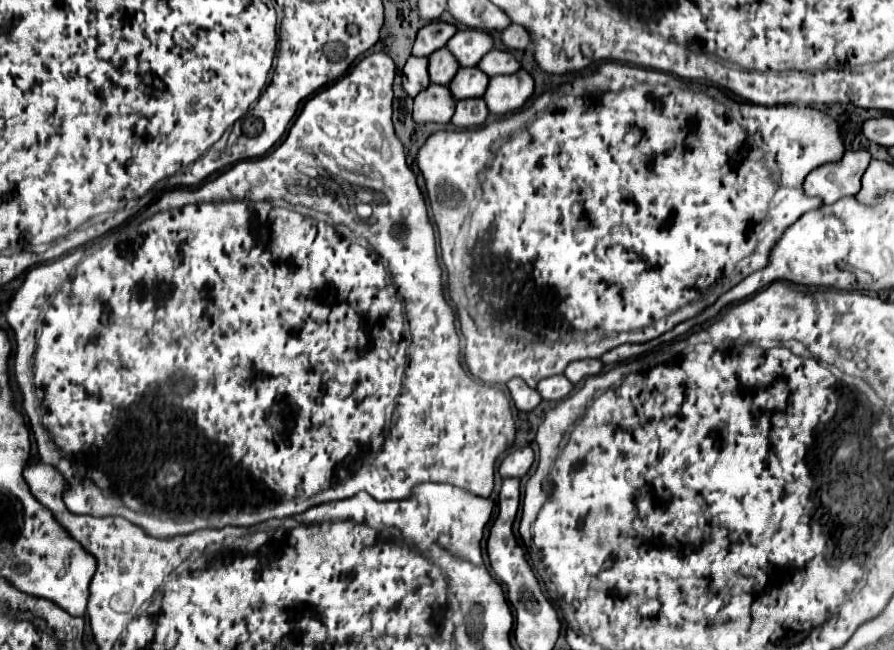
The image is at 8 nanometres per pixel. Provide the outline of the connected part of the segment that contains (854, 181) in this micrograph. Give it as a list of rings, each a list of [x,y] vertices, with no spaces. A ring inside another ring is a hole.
[[[847,150],[835,164],[825,164],[805,178],[805,194],[819,196],[825,204],[833,204],[843,196],[853,196],[861,188],[861,176],[871,162],[867,150]]]

